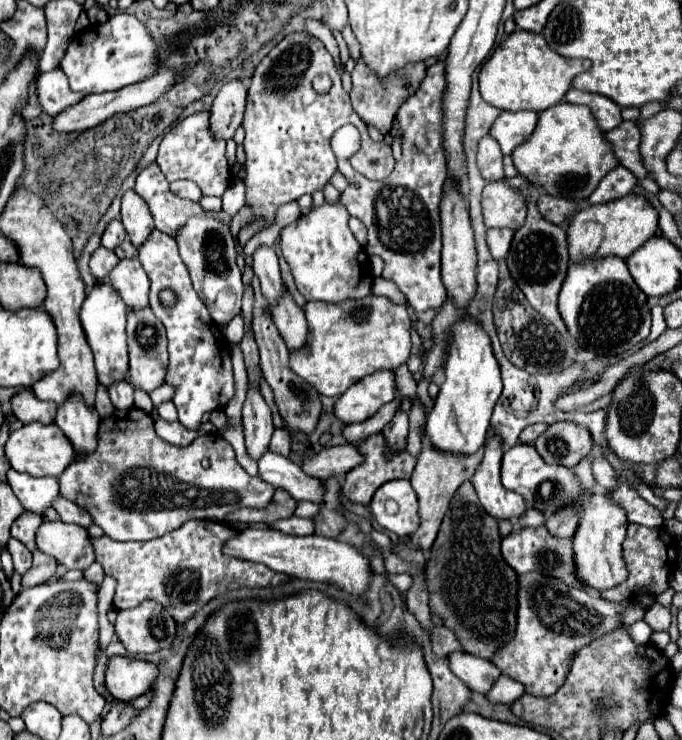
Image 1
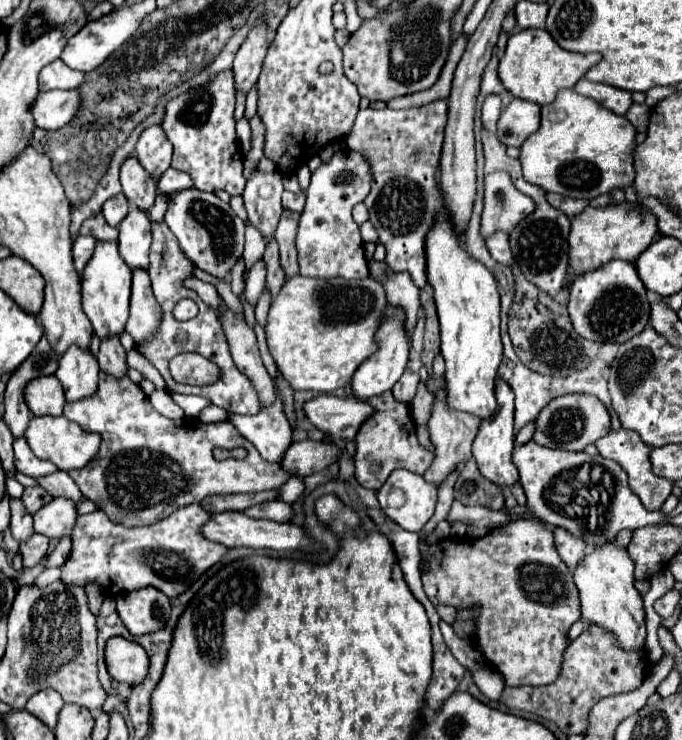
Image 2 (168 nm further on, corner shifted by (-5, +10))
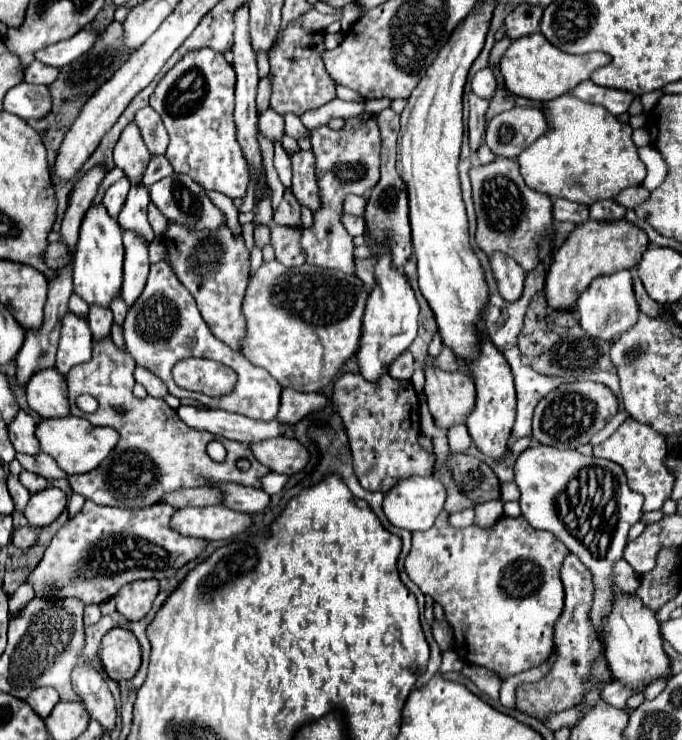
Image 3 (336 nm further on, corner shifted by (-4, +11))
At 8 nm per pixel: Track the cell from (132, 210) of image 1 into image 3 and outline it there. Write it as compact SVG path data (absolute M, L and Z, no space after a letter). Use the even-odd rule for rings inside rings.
M135 123L127 125L121 133L117 145L115 145L115 167L125 171L125 177L131 181L131 185L141 185L141 177L145 173L145 165L149 165L149 151L139 135L139 129Z

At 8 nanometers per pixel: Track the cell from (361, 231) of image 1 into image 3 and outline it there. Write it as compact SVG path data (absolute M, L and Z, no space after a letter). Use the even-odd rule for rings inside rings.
M349 195L347 199L345 199L345 213L349 213L349 215L363 215L363 211L365 211L365 205L367 205L367 201L363 199L363 197L357 197L357 195Z

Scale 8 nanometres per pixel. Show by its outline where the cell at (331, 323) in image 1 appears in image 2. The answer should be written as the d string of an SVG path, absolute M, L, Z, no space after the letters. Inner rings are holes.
M292 276L284 282L278 296L272 300L268 320L264 326L268 350L292 390L334 392L350 382L356 368L376 350L374 332L380 324L380 314L386 306L384 286L374 278L346 280L346 278L308 278Z

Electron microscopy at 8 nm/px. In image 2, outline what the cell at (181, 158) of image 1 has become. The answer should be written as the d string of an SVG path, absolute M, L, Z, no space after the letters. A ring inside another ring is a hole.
M224 70L206 86L182 92L164 106L162 128L174 146L172 166L190 174L198 190L226 190L230 196L240 196L244 190L244 160L235 139L235 103L234 72Z

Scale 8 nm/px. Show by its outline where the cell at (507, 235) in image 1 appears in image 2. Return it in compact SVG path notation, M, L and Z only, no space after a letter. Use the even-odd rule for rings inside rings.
M494 234L486 240L486 246L490 250L490 256L500 262L502 266L512 266L514 264L514 256L510 252L510 246L508 246L508 236L506 234Z

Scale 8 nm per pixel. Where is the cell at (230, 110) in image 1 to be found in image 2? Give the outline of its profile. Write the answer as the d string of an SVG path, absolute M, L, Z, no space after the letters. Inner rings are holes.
M260 18L246 36L246 40L242 42L234 58L232 70L236 76L236 90L248 92L258 82L266 52L268 52L268 28L266 20Z

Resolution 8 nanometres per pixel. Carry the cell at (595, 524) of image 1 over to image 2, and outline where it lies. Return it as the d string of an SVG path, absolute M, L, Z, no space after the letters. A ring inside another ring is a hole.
M616 542L588 548L586 560L578 566L578 570L574 570L574 584L580 592L582 618L614 634L618 648L626 652L644 650L646 612L642 606L642 596L634 588L634 562L624 548L618 548Z

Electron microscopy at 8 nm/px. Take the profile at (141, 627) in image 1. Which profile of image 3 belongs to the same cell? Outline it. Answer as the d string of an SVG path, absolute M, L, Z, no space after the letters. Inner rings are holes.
M149 579L149 581L133 581L133 585L125 585L115 597L117 611L127 619L127 621L139 621L143 619L149 611L159 593L159 581Z

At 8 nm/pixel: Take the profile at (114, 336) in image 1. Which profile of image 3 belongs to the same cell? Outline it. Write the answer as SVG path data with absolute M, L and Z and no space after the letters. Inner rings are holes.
M103 205L89 207L85 219L81 223L79 243L73 253L73 291L83 297L87 305L109 307L113 299L121 295L123 285L123 243L121 243L121 227L115 219L111 219Z

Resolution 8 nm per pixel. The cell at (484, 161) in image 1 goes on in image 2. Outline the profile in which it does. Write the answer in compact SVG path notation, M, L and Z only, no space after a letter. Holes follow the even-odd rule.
M488 94L482 102L482 124L486 126L486 130L494 132L496 130L496 120L502 112L502 104L500 104L500 96L498 94Z

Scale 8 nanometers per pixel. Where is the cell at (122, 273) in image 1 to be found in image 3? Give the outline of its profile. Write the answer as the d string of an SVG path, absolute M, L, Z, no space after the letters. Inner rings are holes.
M131 187L127 201L117 217L121 229L135 231L137 235L145 237L145 241L153 241L153 229L147 221L147 205L149 205L149 191L145 187Z

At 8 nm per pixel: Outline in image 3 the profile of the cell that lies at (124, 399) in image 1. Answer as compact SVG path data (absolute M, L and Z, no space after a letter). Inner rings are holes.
M93 305L89 309L89 327L91 327L91 333L93 333L95 341L111 337L111 327L113 327L113 313L111 313L111 309Z

